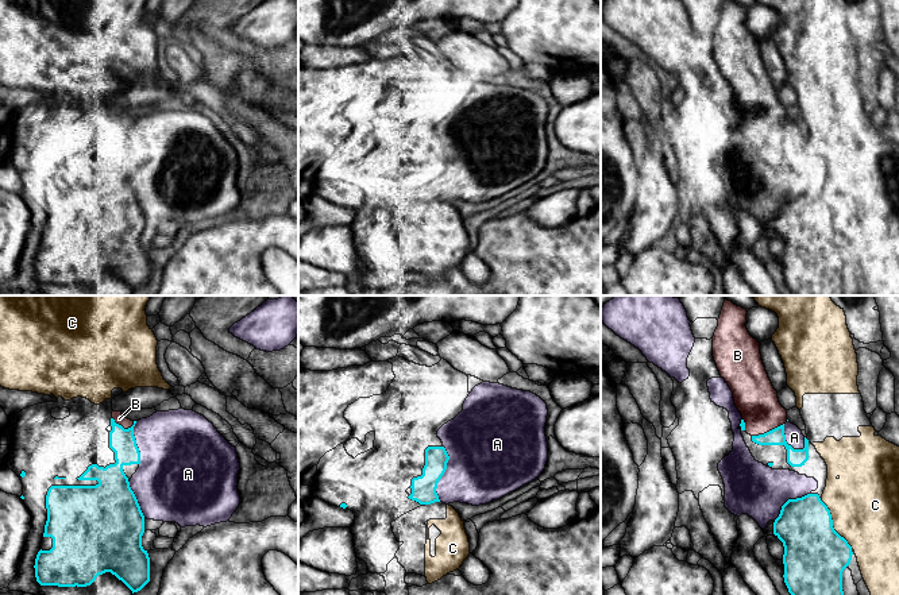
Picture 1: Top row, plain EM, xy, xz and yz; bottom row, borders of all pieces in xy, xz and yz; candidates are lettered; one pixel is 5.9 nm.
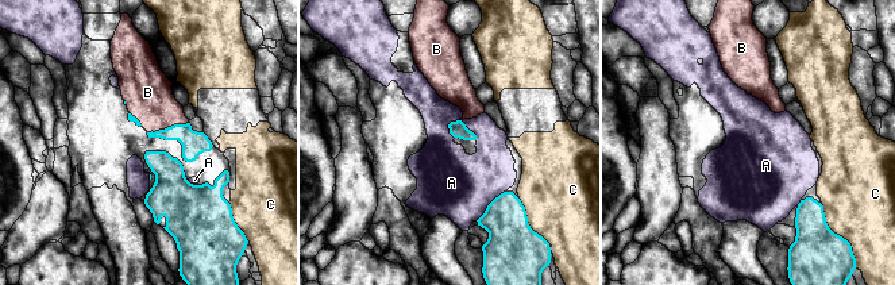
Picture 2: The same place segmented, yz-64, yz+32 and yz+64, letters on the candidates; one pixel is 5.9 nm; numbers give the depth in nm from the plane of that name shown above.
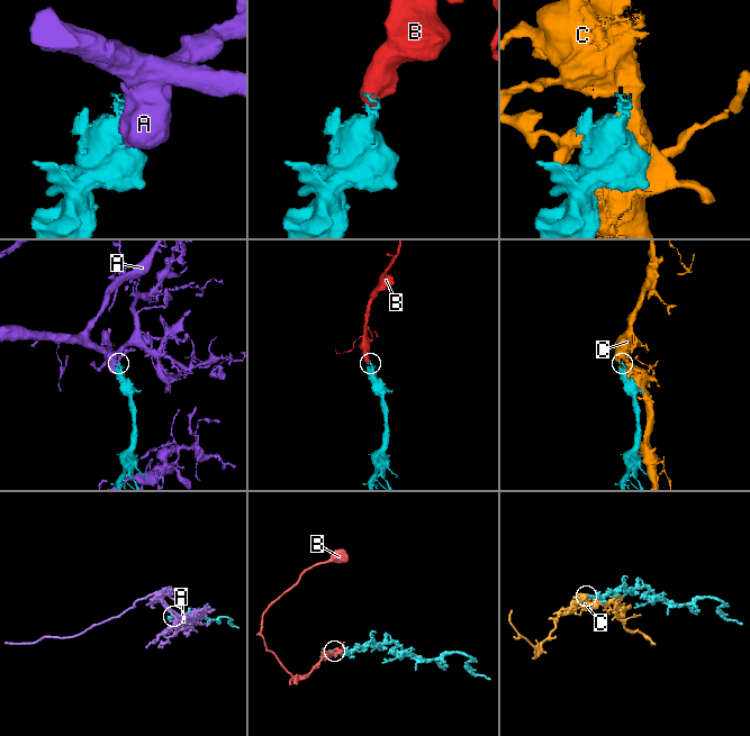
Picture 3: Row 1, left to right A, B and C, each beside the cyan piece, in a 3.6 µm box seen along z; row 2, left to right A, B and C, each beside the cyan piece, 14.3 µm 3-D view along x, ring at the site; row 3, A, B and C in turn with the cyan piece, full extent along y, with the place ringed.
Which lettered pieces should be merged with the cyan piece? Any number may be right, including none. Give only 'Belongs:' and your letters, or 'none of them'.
Belongs: B

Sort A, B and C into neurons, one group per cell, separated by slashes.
A / B / C

